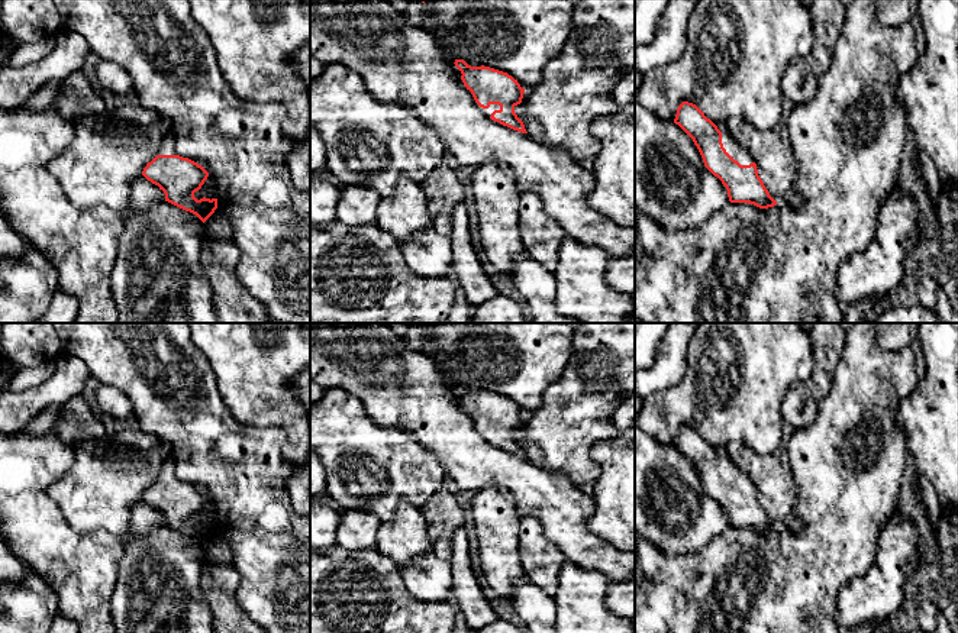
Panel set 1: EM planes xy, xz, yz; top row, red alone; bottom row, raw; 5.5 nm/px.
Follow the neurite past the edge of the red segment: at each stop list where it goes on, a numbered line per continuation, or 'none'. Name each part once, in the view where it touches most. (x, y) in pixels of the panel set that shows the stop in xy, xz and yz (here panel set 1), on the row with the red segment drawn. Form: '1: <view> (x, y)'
1: yz (729, 144)

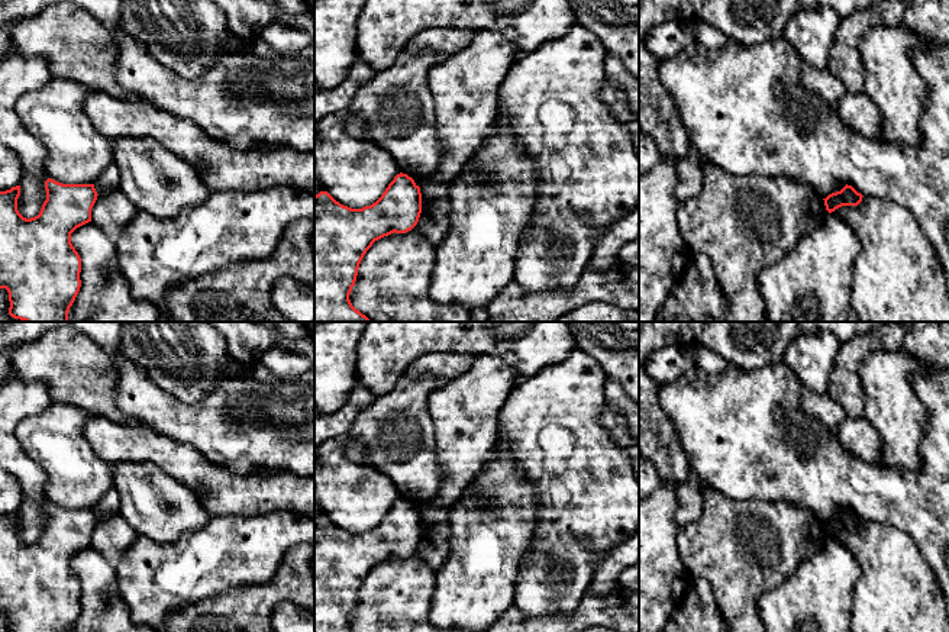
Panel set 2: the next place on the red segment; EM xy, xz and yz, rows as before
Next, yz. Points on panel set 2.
none

